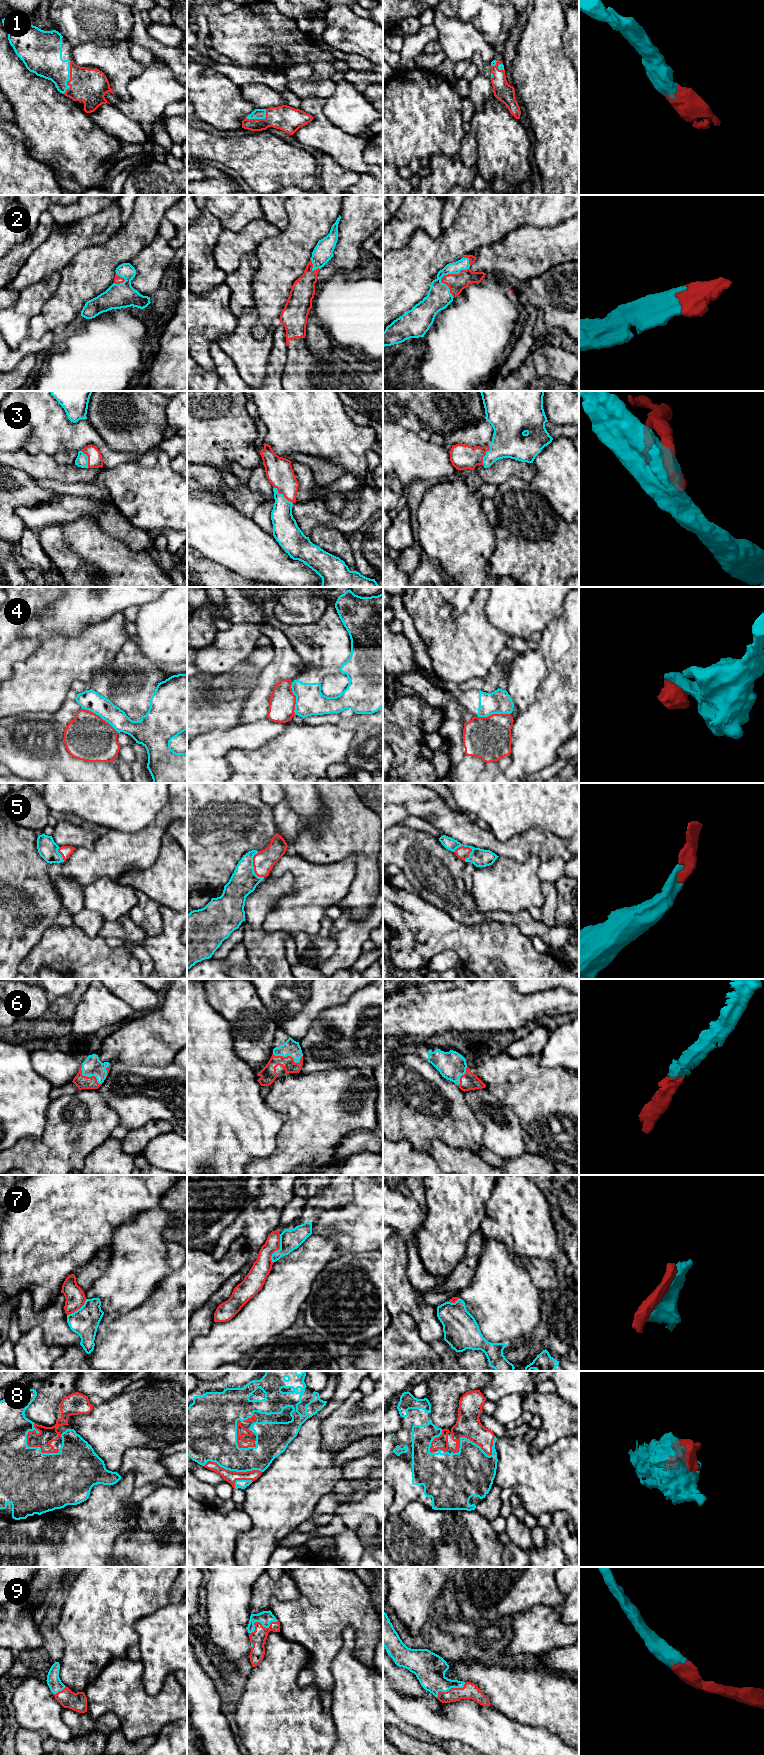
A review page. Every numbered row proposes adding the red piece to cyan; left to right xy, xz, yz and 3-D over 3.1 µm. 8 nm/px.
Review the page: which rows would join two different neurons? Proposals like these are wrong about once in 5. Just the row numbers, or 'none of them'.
7

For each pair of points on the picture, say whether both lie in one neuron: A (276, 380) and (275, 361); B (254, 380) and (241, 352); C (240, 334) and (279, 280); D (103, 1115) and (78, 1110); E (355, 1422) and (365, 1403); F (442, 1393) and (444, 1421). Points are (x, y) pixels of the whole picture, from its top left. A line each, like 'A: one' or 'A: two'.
A: one
B: one
C: two
D: one
E: two
F: one

